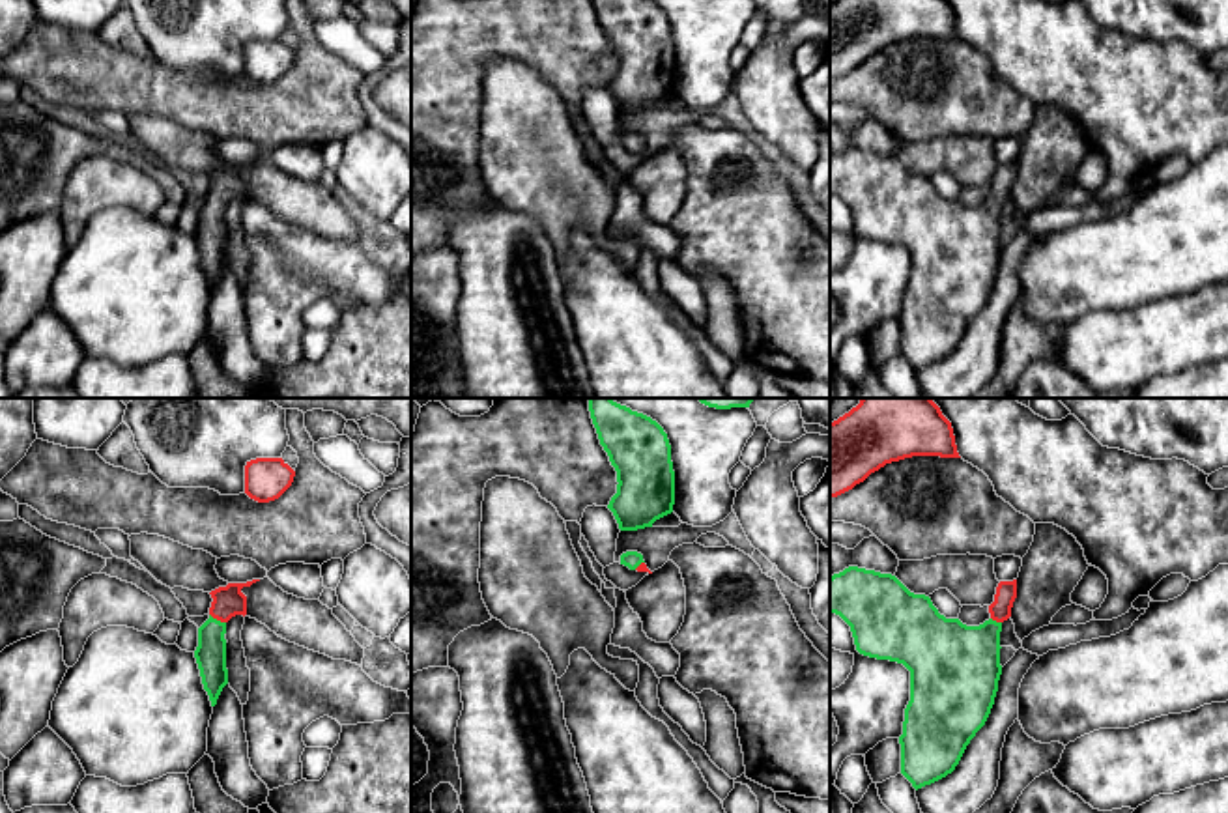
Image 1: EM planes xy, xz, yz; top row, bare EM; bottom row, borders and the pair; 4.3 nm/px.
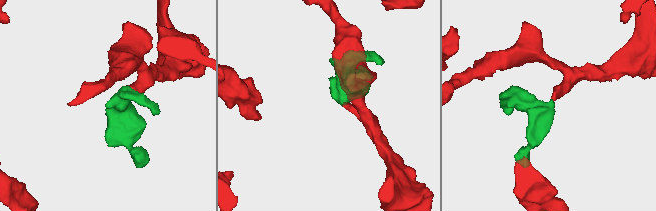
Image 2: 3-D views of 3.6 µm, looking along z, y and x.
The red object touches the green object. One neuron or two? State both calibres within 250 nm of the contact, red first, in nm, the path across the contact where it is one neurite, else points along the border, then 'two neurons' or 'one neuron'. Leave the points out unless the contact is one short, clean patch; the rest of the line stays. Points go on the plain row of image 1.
130 nm thick on the red side, 130 nm on the other; runs through xy (228, 182), (217, 200), (210, 236); one neuron

